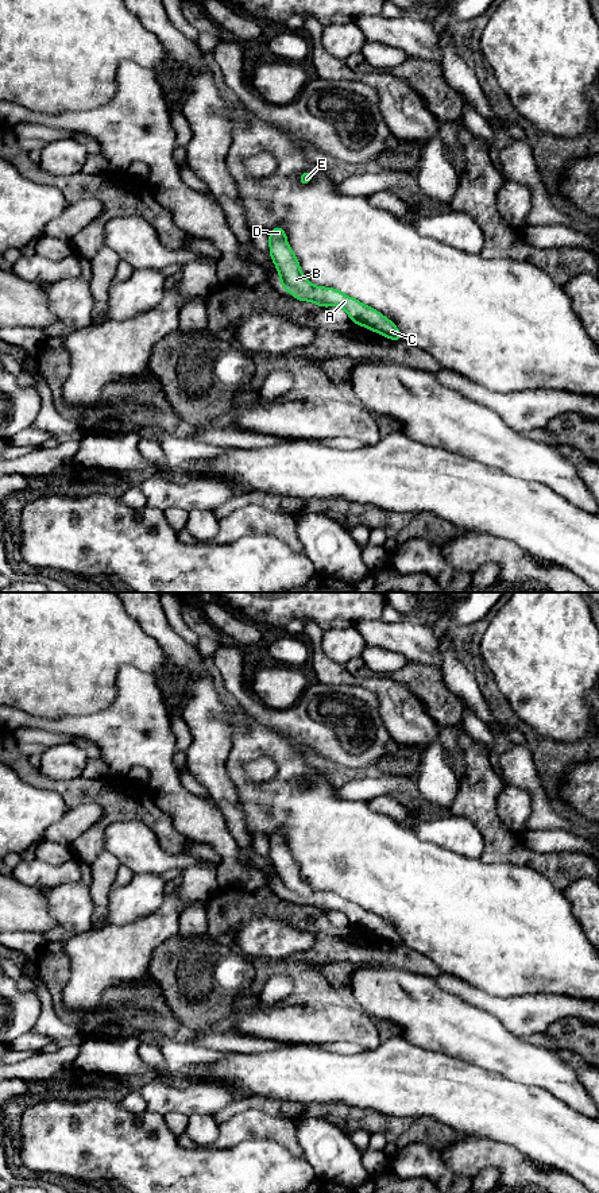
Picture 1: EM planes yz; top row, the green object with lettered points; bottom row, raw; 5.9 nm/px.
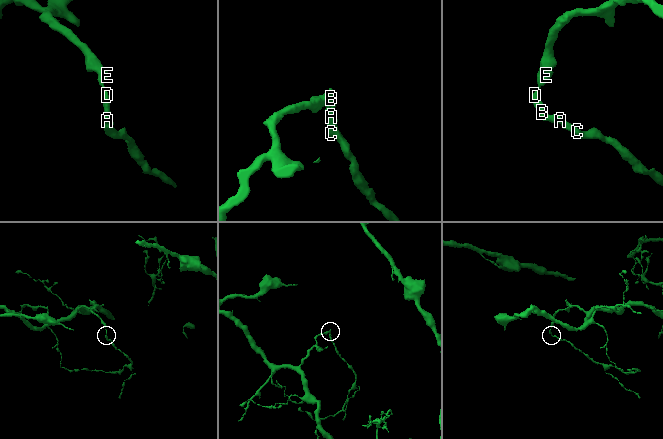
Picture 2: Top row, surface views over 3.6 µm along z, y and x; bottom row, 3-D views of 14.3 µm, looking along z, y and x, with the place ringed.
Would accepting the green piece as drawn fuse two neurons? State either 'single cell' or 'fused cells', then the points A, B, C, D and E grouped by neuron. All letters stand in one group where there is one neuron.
single cell; A B C D E

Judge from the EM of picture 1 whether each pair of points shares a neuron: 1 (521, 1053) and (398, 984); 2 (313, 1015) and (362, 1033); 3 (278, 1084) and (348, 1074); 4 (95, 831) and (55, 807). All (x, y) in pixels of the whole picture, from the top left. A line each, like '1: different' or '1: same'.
1: same
2: same
3: same
4: different

